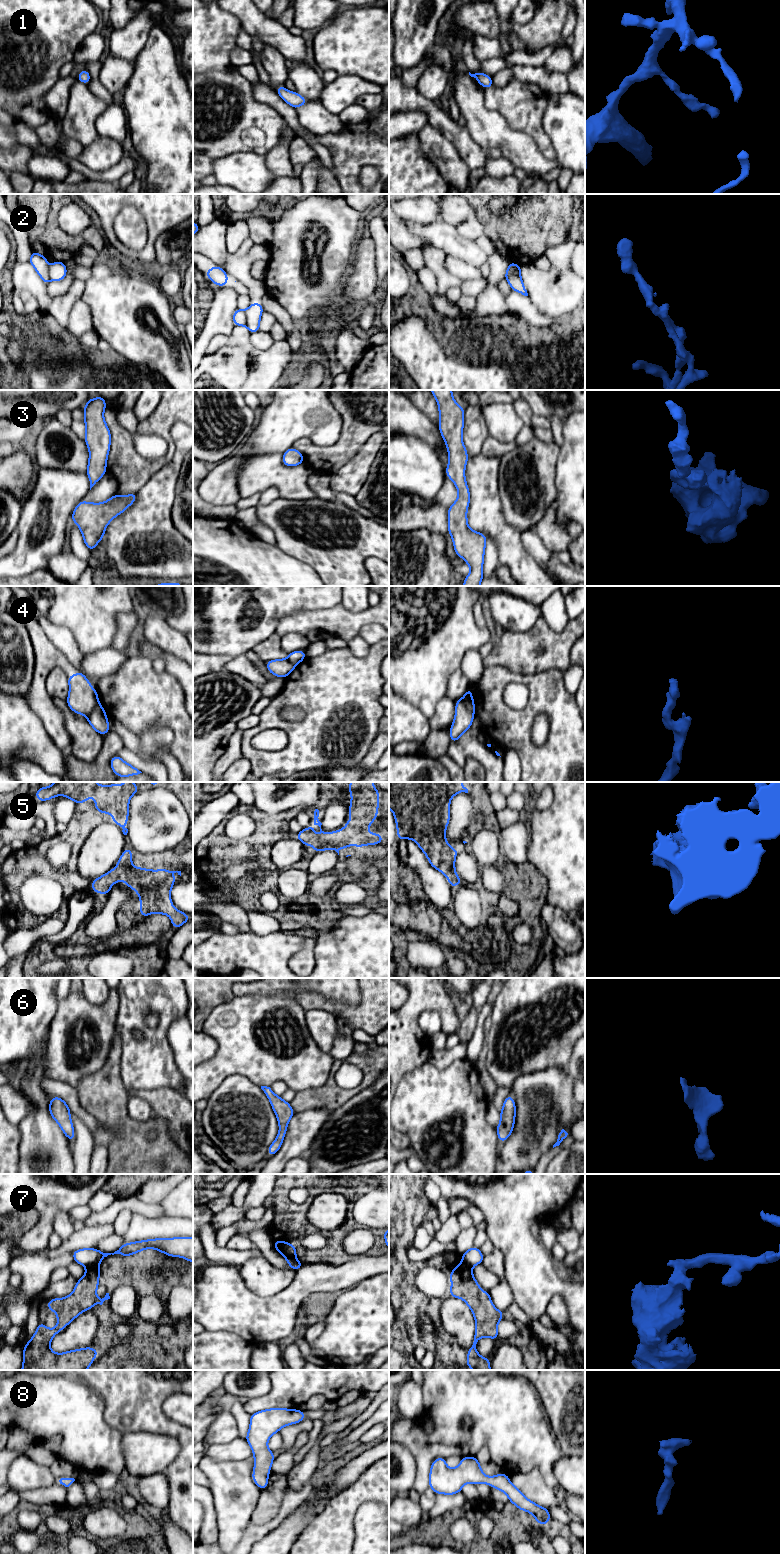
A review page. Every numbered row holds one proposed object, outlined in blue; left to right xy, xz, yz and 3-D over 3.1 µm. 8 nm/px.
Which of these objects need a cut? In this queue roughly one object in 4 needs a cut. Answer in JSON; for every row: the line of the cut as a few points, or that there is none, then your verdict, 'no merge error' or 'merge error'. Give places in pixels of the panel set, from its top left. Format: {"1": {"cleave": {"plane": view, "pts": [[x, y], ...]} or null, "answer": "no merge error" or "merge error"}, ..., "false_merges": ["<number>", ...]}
{"1": {"cleave": null, "answer": "no merge error"}, "2": {"cleave": {"plane": "yz", "pts": [[520, 275], [513, 271], [505, 278]]}, "answer": "merge error"}, "3": {"cleave": null, "answer": "no merge error"}, "4": {"cleave": {"plane": "xy", "pts": [[98, 700], [95, 708], [86, 717]]}, "answer": "merge error"}, "5": {"cleave": null, "answer": "no merge error"}, "6": {"cleave": null, "answer": "no merge error"}, "7": {"cleave": {"plane": "xy", "pts": [[97, 1263], [86, 1266]]}, "answer": "merge error"}, "8": {"cleave": null, "answer": "no merge error"}, "false_merges": ["2", "4", "7"]}

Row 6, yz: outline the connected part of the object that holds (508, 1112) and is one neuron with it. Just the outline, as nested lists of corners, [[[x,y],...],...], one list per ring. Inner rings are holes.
[[[509,1094],[503,1103],[502,1110],[500,1111],[500,1123],[496,1127],[499,1142],[505,1142],[513,1131],[516,1116],[515,1101],[511,1094]]]

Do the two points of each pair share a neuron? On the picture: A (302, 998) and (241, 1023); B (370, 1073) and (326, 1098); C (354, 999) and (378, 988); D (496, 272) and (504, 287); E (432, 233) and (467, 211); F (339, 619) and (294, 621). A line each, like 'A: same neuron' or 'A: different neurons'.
A: different neurons
B: same neuron
C: different neurons
D: different neurons
E: different neurons
F: same neuron

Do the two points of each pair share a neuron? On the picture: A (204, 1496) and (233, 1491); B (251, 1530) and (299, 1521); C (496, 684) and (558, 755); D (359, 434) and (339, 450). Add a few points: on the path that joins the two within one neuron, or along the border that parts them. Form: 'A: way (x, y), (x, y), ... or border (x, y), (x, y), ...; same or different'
A: border (208, 1487), (213, 1497), (213, 1506), (217, 1517); different
B: border (295, 1508), (277, 1526), (260, 1539); different
C: way (496, 707), (496, 714), (535, 753); same
D: way (354, 438), (344, 448); same

